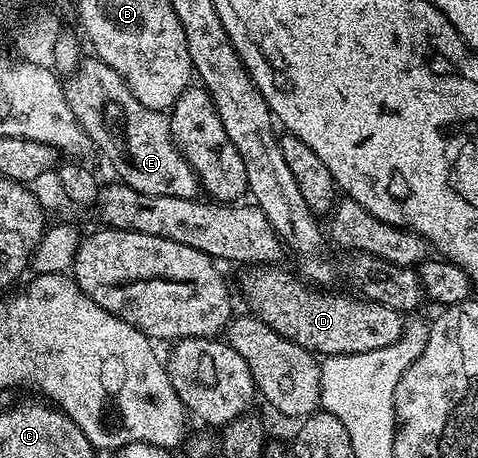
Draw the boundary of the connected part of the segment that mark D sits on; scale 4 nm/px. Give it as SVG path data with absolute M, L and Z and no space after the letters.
M251 267L243 277L243 297L254 316L259 317L270 329L277 331L285 339L305 347L310 353L320 356L337 354L364 354L365 351L381 350L396 342L403 334L404 316L396 309L385 307L376 301L357 295L337 295L321 291L314 284L308 283L302 276L294 277L291 273L279 269L283 267Z

